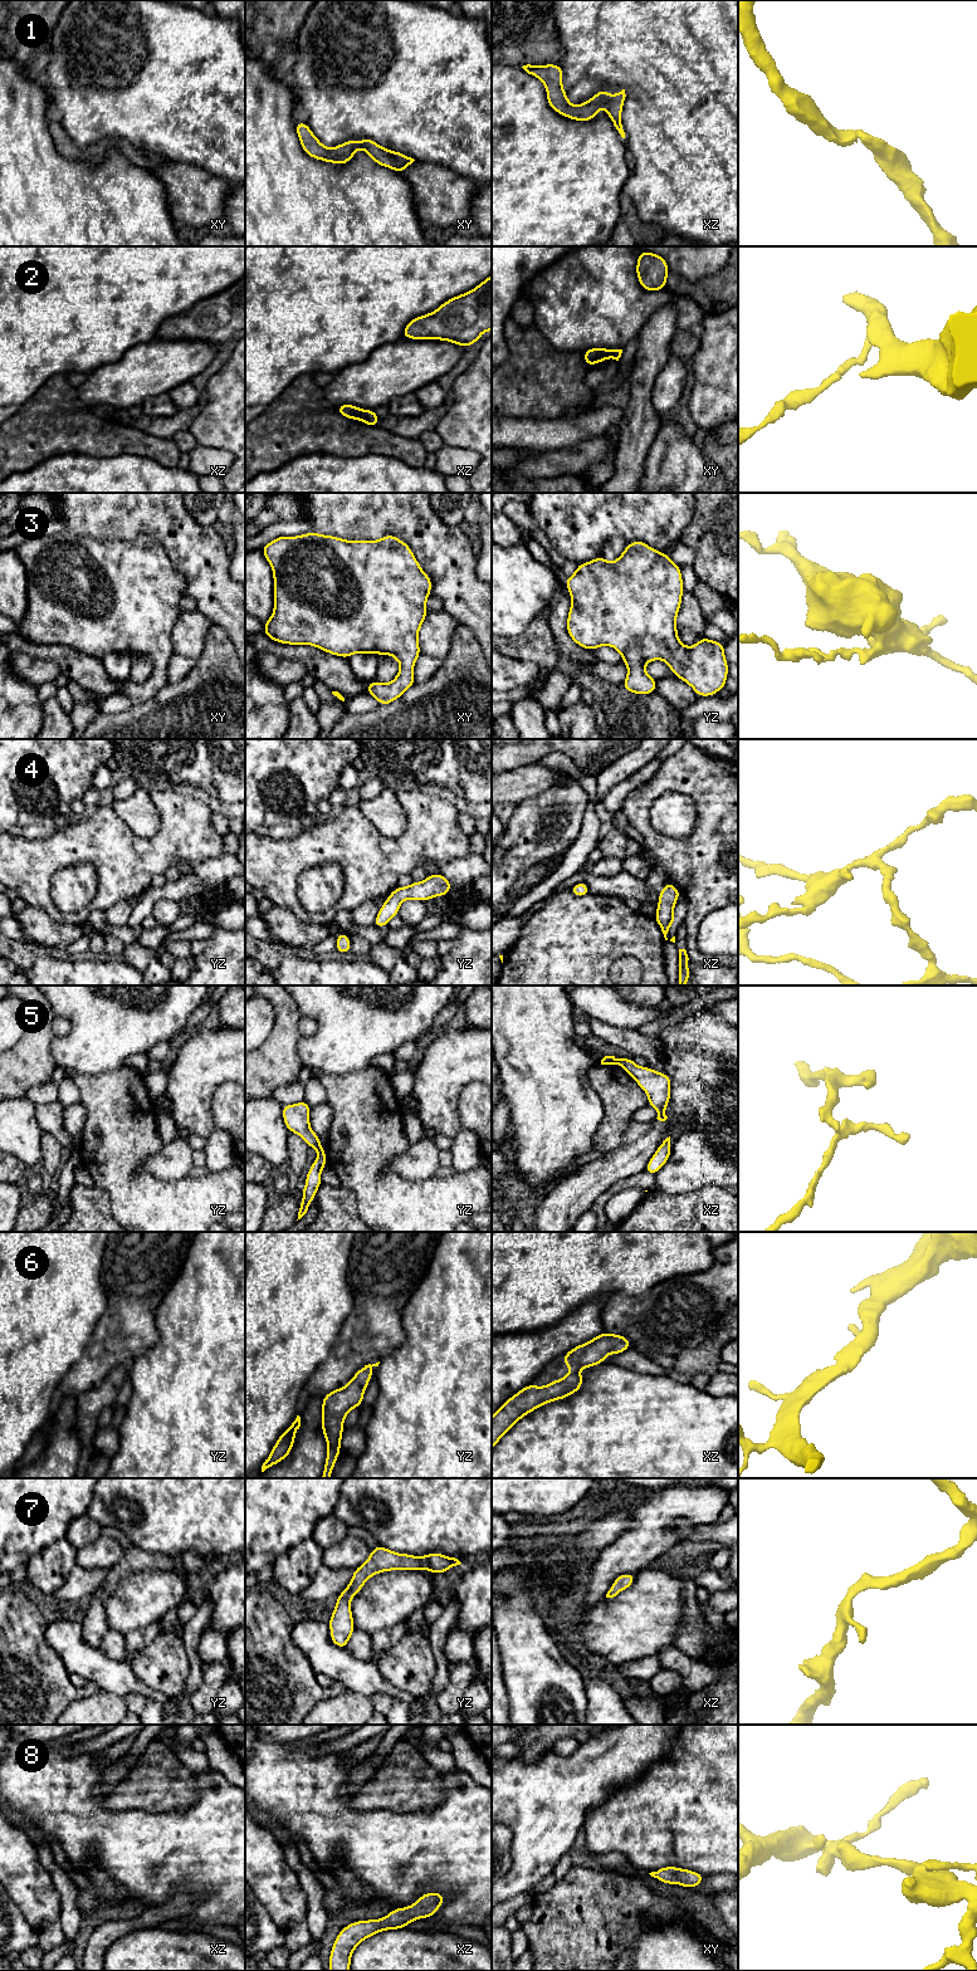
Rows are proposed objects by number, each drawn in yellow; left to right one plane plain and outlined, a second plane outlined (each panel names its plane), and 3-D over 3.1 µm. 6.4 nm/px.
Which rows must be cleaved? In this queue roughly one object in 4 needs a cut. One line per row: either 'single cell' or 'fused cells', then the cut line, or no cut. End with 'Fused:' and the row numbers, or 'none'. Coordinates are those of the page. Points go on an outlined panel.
1: single cell; no cut
2: fused cells; cut in xz along (362, 410), (358, 419)
3: single cell; no cut
4: single cell; no cut
5: fused cells; cut in yz along (323, 1148), (318, 1152)
6: single cell; no cut
7: single cell; no cut
8: single cell; no cut
Fused: 2, 5

